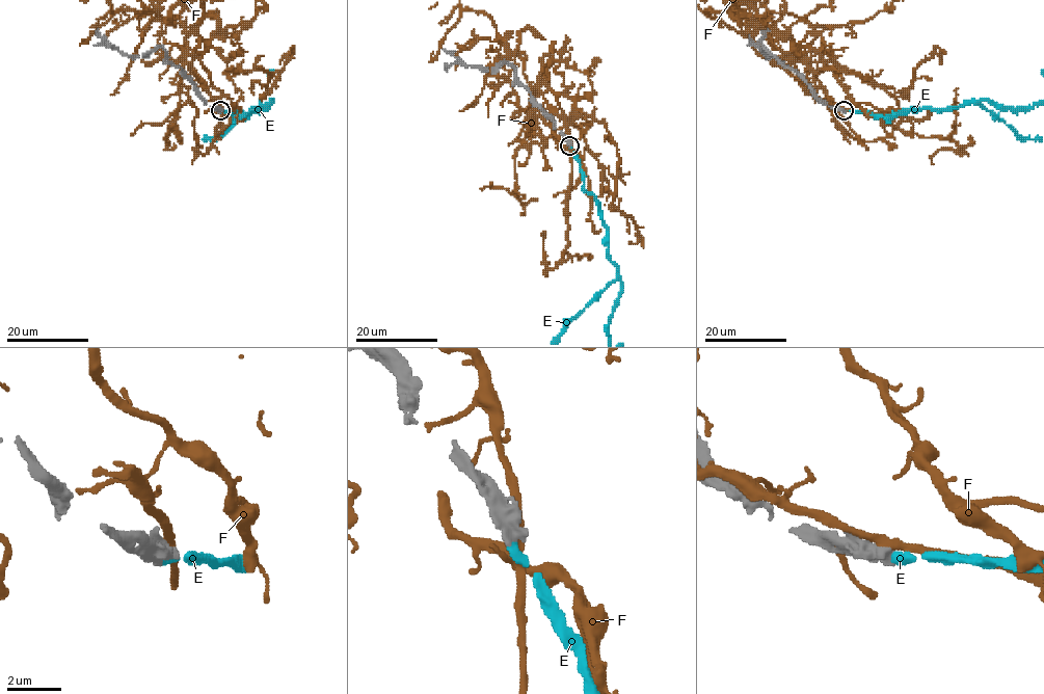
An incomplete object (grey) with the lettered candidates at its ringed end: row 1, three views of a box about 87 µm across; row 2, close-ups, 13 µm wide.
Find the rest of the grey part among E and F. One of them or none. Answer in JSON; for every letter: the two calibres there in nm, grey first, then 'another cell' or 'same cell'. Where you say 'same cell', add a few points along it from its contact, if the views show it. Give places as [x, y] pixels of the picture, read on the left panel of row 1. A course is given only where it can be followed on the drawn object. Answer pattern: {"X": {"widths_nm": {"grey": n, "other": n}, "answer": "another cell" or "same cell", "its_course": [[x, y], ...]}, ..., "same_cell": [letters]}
{"E": {"widths_nm": {"grey": 550, "other": 360}, "answer": "same cell"}, "F": {"widths_nm": {"grey": 750, "other": 340}, "answer": "another cell"}, "same_cell": ["E"]}

